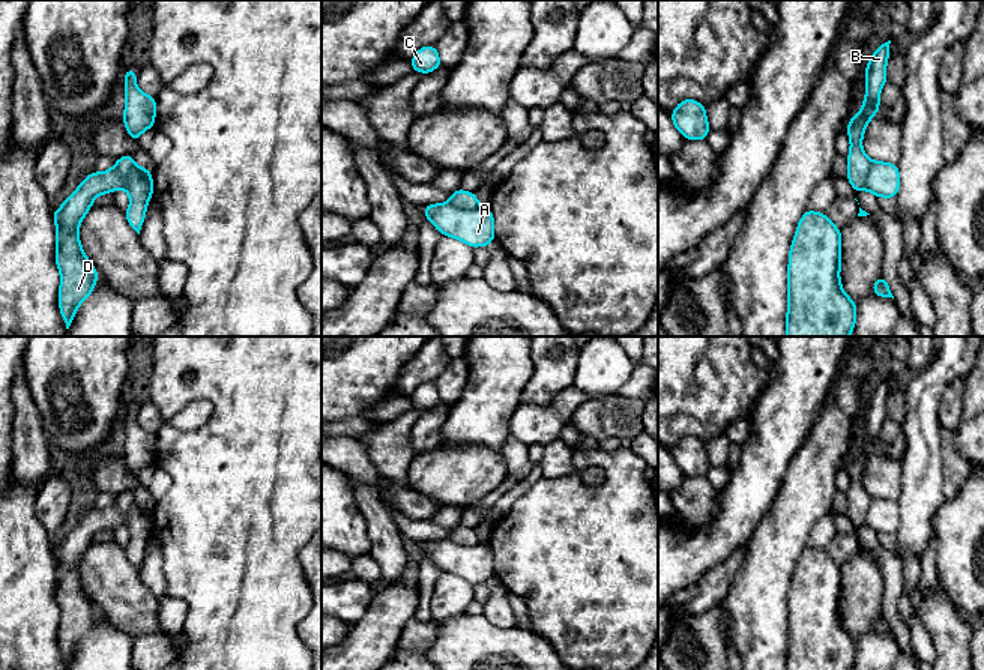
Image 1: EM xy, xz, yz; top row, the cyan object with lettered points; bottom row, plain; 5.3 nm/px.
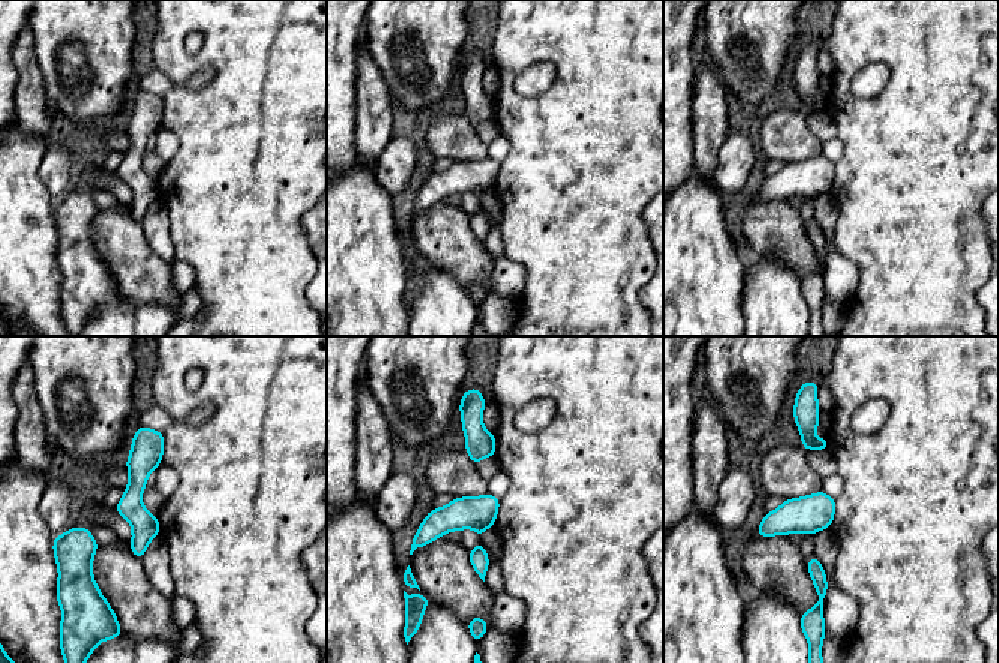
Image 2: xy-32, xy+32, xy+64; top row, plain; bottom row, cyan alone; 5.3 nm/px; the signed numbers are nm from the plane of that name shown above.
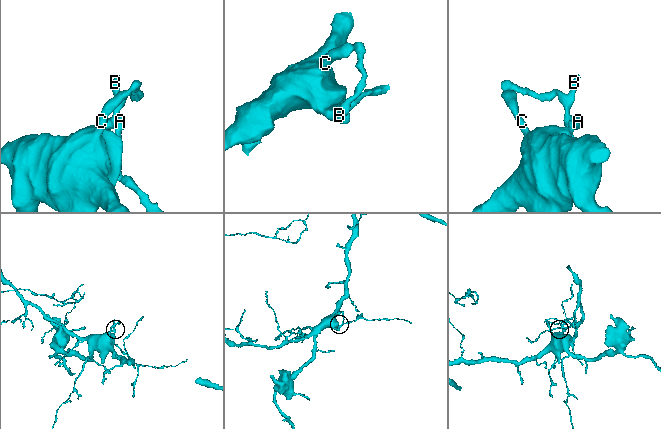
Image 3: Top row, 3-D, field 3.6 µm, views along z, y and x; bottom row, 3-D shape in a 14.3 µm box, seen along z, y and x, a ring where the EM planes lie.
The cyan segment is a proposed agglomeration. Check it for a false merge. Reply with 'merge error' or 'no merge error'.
merge error

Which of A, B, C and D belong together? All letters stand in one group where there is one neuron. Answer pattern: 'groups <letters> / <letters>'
groups A C D / B

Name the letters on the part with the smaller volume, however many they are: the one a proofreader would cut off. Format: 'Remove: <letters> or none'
Remove: B

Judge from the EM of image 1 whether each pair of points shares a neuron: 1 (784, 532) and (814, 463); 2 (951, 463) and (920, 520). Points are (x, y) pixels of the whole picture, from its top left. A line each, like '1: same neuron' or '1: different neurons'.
1: same neuron
2: different neurons

